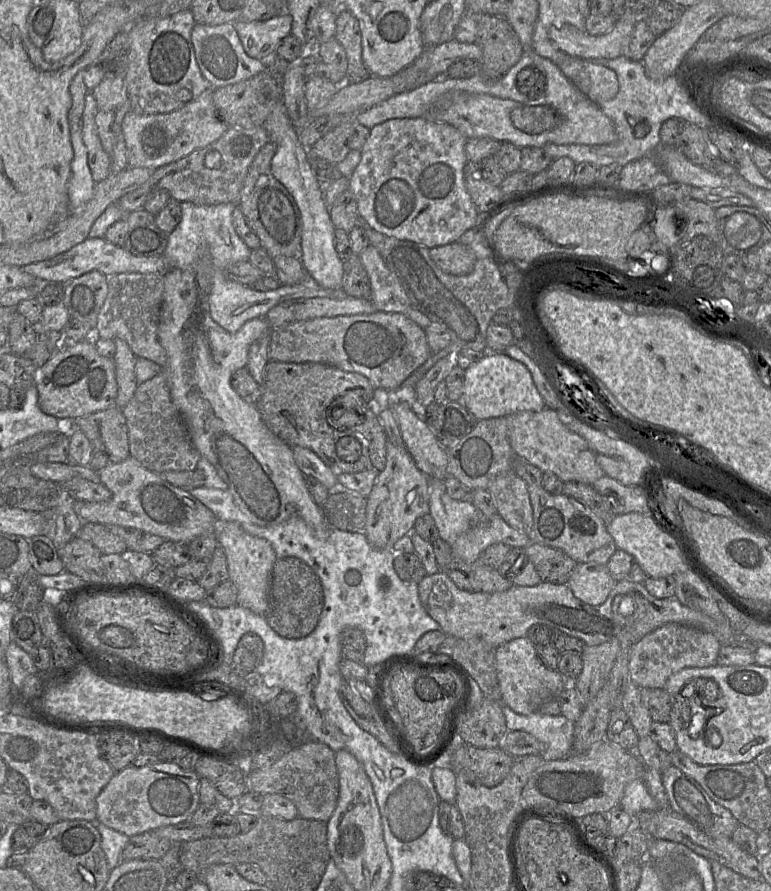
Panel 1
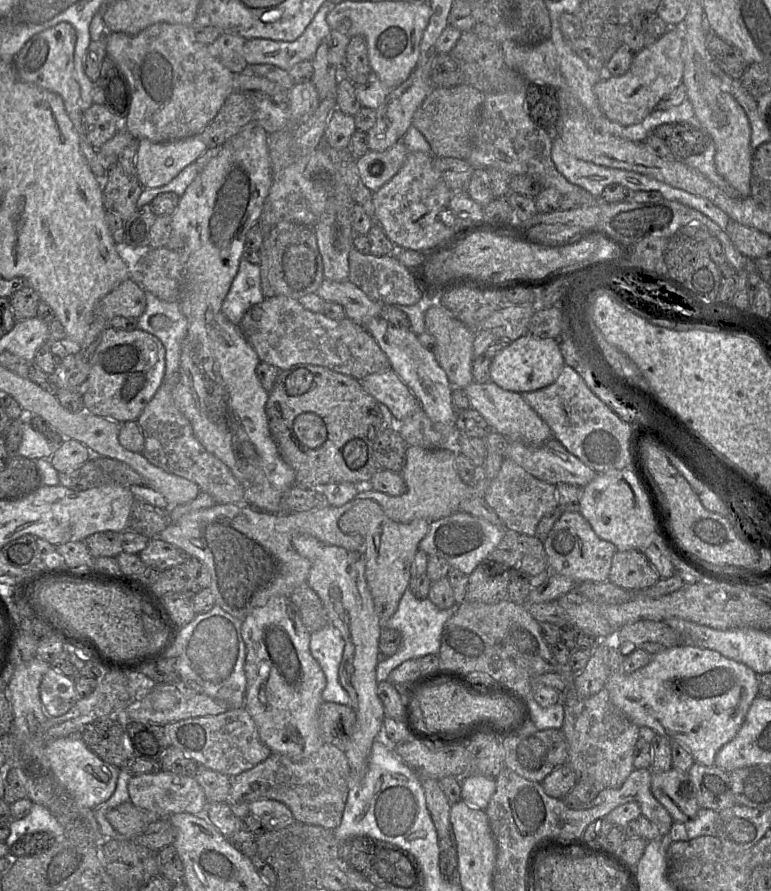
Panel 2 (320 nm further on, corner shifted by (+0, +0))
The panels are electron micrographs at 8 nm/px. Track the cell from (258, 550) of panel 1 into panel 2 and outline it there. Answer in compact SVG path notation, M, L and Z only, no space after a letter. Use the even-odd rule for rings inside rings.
M273 596L263 606L254 608L242 622L242 638L246 647L246 693L244 707L255 722L258 735L271 753L290 759L305 759L324 744L318 723L318 708L323 703L325 675L310 652L311 633L303 625L297 607L290 597Z

